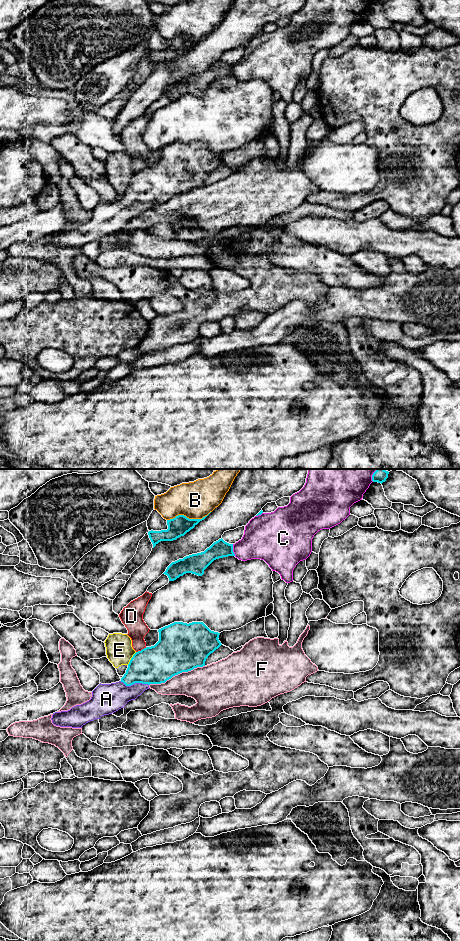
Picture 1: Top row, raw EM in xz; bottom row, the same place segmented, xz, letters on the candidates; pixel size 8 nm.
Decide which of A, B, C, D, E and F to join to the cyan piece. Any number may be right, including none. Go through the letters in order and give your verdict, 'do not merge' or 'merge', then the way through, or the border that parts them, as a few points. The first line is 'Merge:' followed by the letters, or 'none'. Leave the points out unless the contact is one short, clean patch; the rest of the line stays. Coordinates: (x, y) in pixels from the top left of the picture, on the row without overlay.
Merge: A
A: merge | across xz (152, 185), (134, 203), (128, 209), (107, 218)
B: do not merge
C: do not merge
D: do not merge
E: do not merge
F: do not merge

